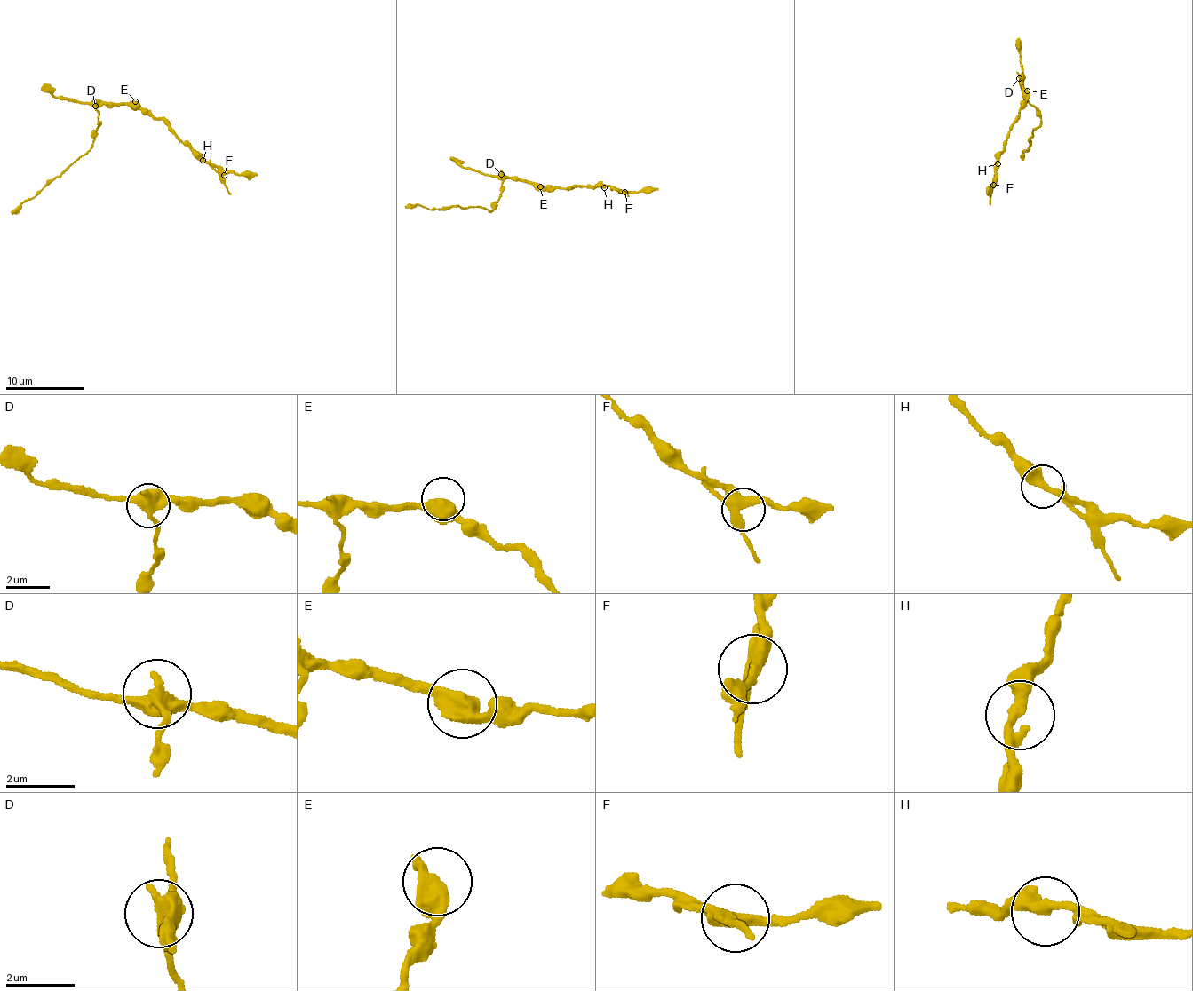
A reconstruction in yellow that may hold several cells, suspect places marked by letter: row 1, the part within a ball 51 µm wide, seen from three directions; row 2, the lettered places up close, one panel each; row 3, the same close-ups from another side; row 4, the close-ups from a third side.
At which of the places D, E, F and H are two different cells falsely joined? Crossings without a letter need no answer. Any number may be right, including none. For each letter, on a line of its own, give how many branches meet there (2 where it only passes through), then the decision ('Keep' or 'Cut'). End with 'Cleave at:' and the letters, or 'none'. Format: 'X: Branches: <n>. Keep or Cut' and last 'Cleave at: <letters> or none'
D: Branches: 3. Cut
E: Branches: 3. Keep
F: Branches: 3. Keep
H: Branches: 2. Keep
Cleave at: D

